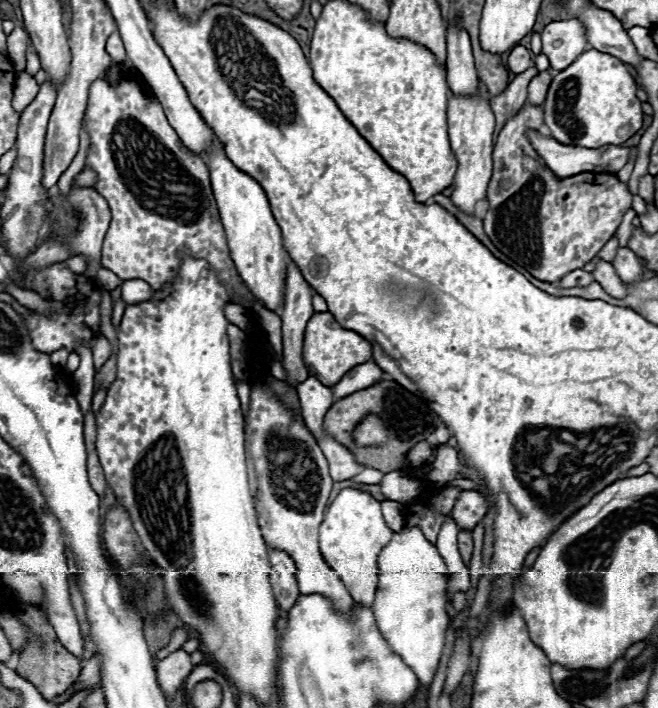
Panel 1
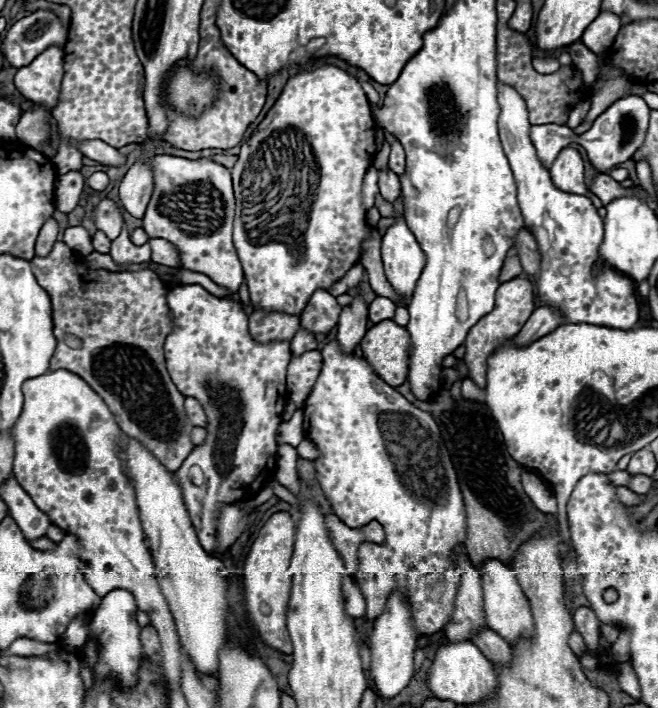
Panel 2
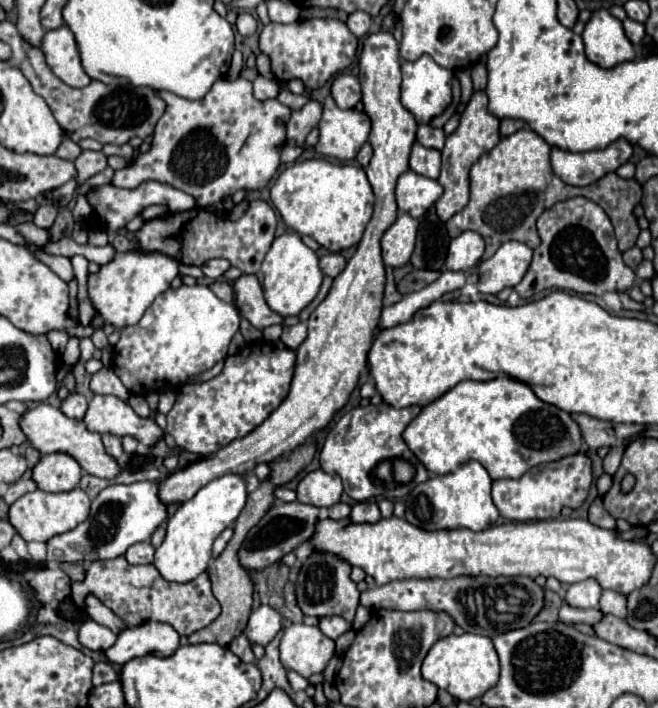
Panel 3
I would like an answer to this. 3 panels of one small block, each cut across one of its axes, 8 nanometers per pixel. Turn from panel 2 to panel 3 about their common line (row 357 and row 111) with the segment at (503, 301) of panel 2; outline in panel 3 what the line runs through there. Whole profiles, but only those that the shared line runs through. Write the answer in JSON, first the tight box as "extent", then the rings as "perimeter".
{"extent":[436,92,500,222],"perimeter":[[[474,92],[470,98],[458,128],[446,138],[446,146],[442,150],[442,172],[440,172],[440,184],[444,186],[442,198],[436,202],[436,212],[442,222],[452,218],[456,212],[460,212],[468,204],[468,172],[470,166],[486,152],[490,152],[500,142],[500,120],[488,112],[488,96],[486,92]]]}

